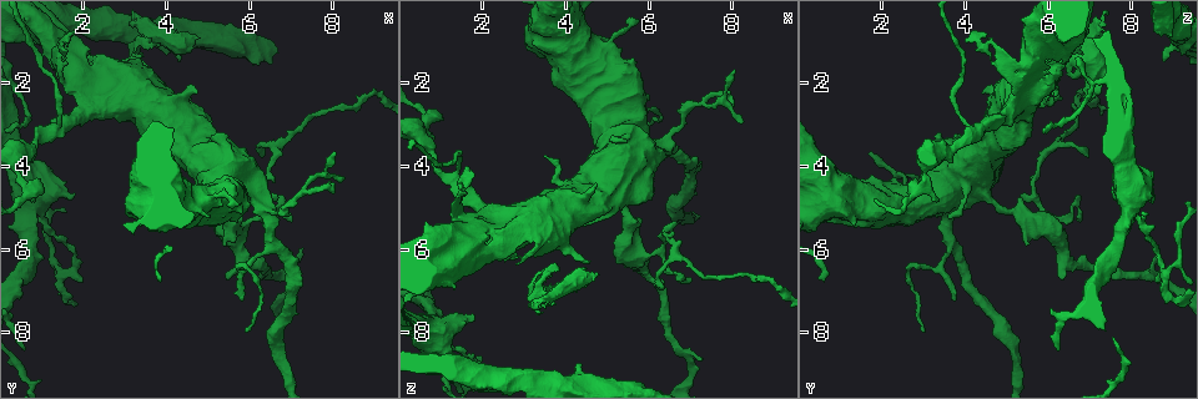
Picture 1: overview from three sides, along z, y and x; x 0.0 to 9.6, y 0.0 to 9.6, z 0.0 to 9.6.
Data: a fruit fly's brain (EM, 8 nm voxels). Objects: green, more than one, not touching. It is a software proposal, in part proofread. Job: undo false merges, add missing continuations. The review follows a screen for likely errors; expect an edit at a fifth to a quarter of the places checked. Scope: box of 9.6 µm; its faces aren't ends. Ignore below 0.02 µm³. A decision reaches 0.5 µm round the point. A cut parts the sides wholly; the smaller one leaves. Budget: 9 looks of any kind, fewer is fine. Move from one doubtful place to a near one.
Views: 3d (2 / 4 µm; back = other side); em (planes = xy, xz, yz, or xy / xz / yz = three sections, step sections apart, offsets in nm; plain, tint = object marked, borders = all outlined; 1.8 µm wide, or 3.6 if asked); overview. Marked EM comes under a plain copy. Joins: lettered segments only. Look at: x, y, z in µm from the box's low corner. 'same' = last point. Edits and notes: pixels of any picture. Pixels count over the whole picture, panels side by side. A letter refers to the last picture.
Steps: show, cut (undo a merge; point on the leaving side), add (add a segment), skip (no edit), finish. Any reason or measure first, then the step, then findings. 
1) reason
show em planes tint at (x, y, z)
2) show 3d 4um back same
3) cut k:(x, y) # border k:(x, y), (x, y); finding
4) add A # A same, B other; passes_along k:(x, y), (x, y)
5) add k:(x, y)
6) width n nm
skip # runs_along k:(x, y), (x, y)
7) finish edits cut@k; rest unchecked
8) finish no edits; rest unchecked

sudden change in width
show em 3.6um planes borders at (4.00, 3.25, 4.45)

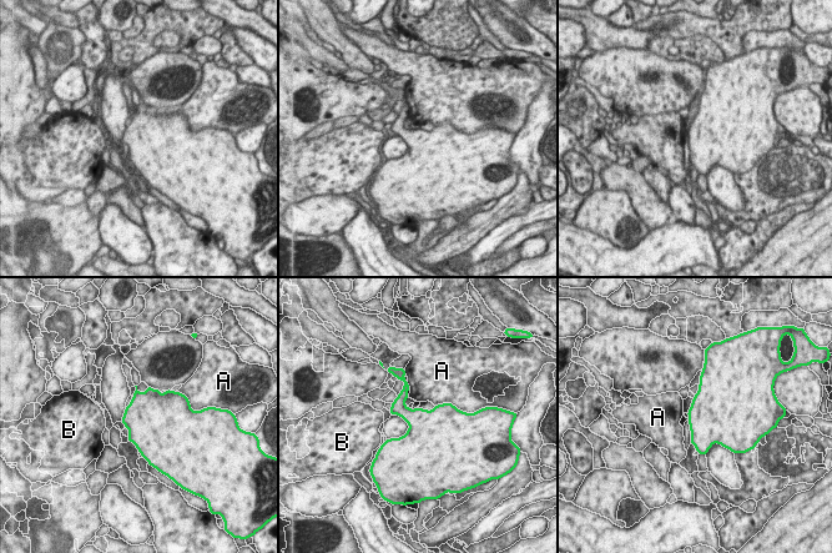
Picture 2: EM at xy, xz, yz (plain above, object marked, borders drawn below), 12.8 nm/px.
longest_contact A 360 nm
skip # A other, B other; border 2:(434, 405), (452, 403), (460, 411); all the same cell

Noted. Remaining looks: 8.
free end
show em xz step 16 borders at (4.30, 1.45, 8.80)

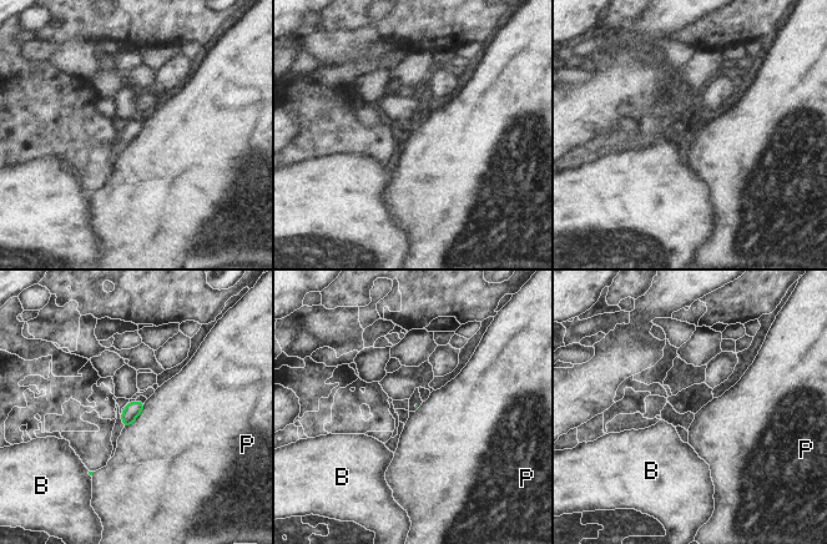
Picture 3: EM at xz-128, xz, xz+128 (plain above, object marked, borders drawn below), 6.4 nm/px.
another direction
show em planes borders same

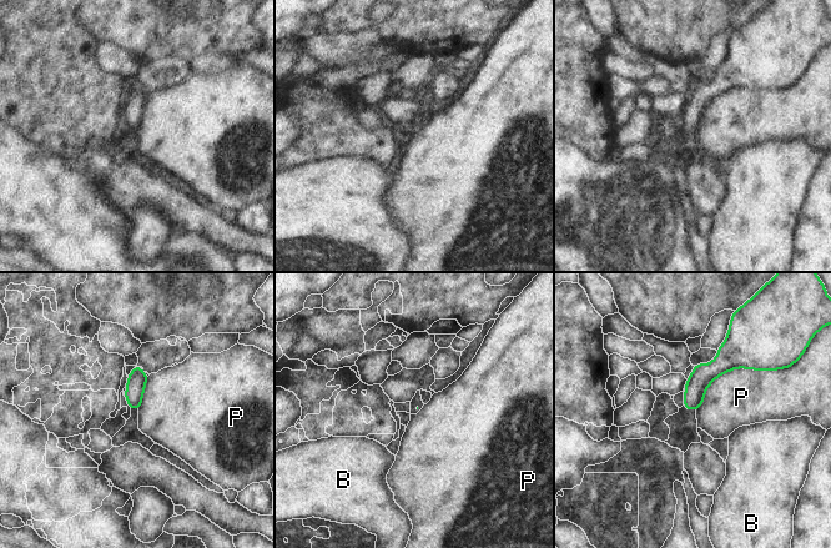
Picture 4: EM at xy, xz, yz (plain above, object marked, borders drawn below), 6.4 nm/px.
longest_contact P 550 nm
skip # B other, P other; no lettered segment goes on from it

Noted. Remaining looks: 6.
closes a loop
show 3d 4um at (1.60, 1.40, 4.60)

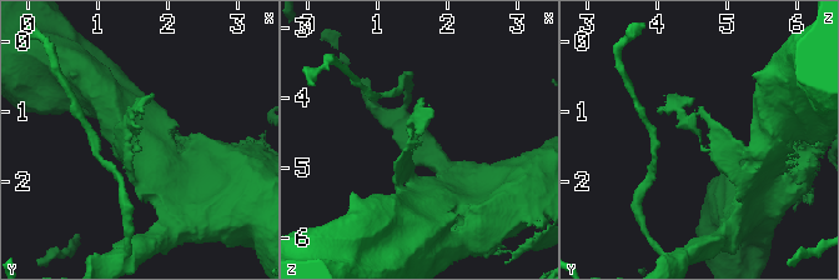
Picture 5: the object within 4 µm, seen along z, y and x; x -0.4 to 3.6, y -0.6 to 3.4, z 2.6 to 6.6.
now the EM
show em xz step 16 tint at (1.60, 1.40, 4.65)

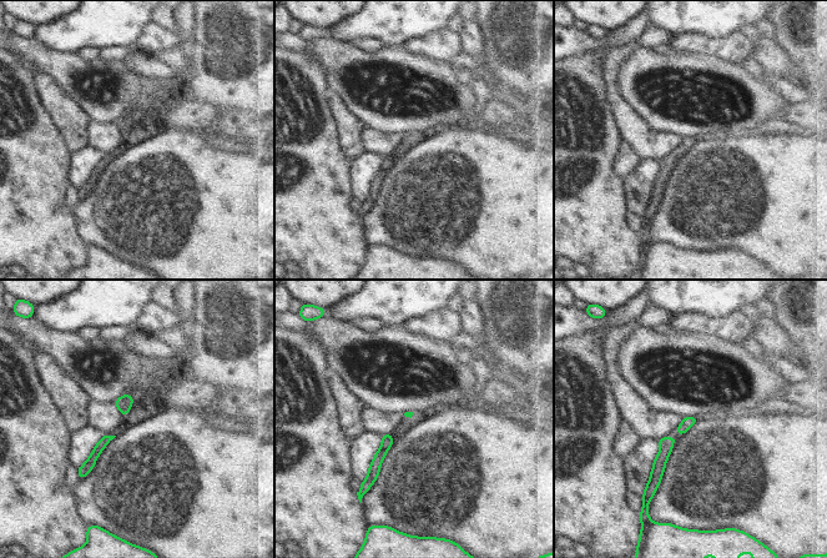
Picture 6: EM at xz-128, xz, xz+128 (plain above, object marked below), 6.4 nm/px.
what lies round it
show em xz step 16 borders same

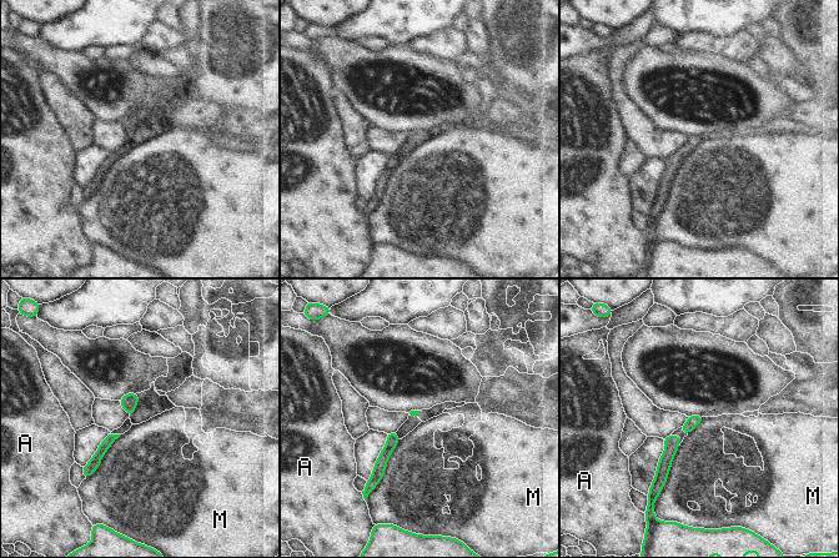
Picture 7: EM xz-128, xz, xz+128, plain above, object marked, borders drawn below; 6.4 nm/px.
skip # A other, M other; border 7:(400, 440), (385, 474), (371, 491); all the same cell

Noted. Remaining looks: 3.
sharp bend
show 3d 4um at (9.00, 2.20, 6.80)

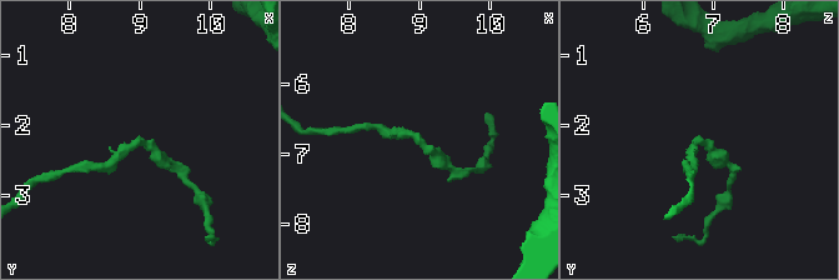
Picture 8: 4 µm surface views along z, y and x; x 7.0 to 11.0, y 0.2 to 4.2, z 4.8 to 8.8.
shape alone is not enough
show em planes borders at (9.00, 2.25, 6.80)

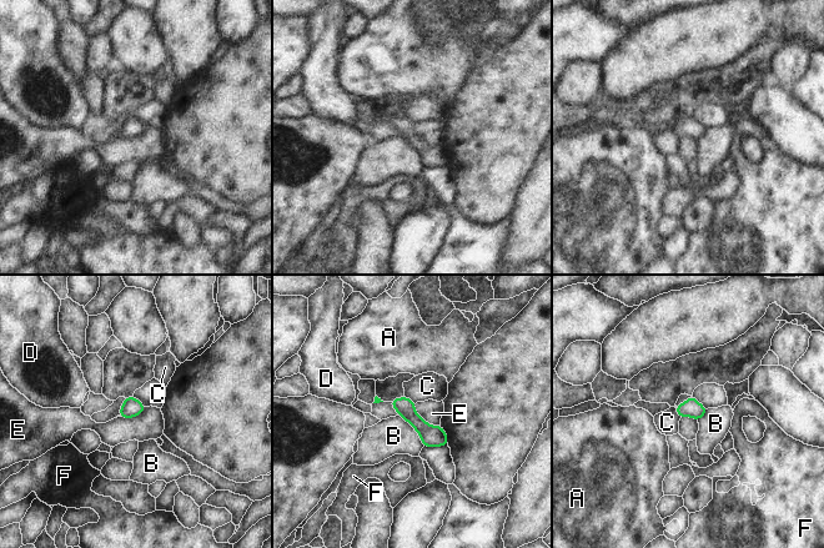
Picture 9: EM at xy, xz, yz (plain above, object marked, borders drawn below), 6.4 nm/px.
width 110 nm; longest_contact B 260 nm
skip # A other, B other, C other, D other, E other, F other; continuous, no second cell

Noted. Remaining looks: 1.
finish no edits; rest unchecked

